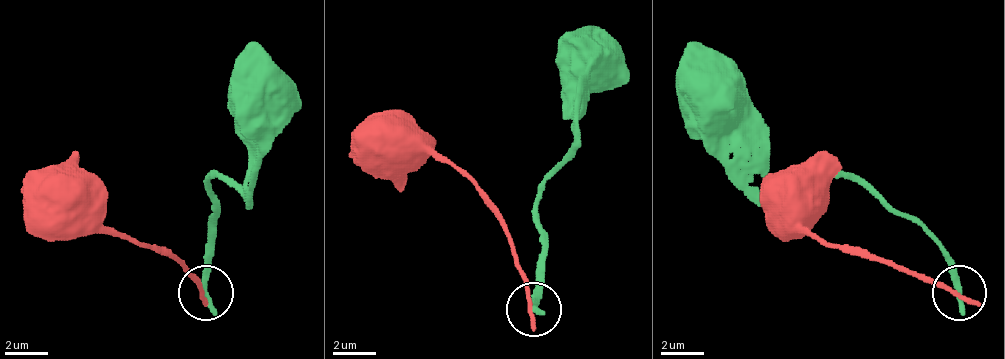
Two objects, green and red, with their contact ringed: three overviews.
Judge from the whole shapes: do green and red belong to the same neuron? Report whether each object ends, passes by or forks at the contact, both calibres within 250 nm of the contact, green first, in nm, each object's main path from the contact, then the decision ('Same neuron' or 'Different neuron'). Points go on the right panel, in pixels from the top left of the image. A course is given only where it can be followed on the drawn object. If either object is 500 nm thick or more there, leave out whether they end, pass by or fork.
At the ring green ends. At the ring red ends. Thickness 360 nm (green) against 260 nm. Course of green: (958, 294), (947, 251), (854, 180), (822, 174), (800, 196), (778, 196), (767, 158), (713, 93). Course of red: (958, 294), (838, 251), (805, 229), (800, 185), (789, 174). Different neuron

